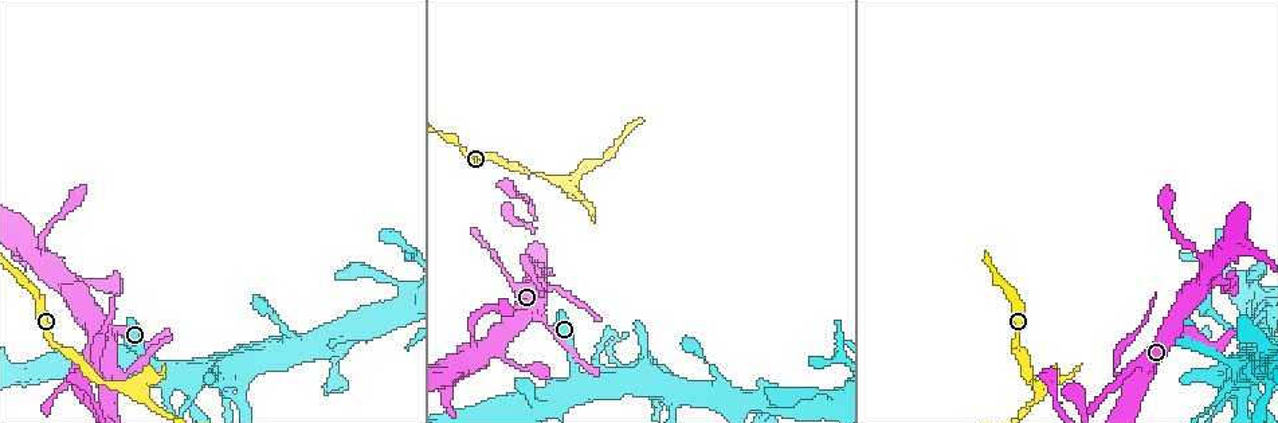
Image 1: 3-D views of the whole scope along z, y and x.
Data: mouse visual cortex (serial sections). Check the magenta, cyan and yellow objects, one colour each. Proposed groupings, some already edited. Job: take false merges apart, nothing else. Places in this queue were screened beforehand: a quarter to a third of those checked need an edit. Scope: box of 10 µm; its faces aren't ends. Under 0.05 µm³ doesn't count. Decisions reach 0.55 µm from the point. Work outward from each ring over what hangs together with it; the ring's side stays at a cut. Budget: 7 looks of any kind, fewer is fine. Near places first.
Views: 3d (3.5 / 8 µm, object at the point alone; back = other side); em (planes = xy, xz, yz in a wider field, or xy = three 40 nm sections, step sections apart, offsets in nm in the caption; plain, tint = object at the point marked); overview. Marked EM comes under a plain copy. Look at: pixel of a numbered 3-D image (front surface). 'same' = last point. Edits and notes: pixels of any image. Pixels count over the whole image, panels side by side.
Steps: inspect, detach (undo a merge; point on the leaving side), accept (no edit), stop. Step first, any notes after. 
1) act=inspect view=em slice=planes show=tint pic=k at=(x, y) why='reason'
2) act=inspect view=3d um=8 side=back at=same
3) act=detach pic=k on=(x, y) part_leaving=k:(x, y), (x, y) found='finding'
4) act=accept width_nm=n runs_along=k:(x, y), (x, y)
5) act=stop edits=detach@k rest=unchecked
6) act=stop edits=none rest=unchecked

act=inspect view=3d um=3.5 side=back pic=1 at=(1210, 263) why='branch point'

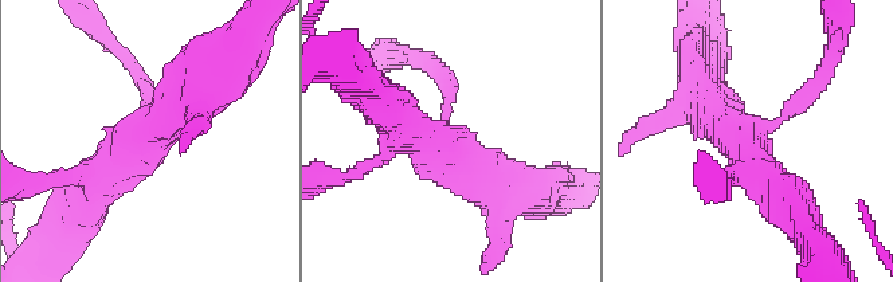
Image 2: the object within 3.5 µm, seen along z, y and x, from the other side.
act=inspect view=em slice=xy step=2 show=tint pic=2 at=(139, 139) arms=3 arm_widths_nm=150,500,500 why='now the EM'

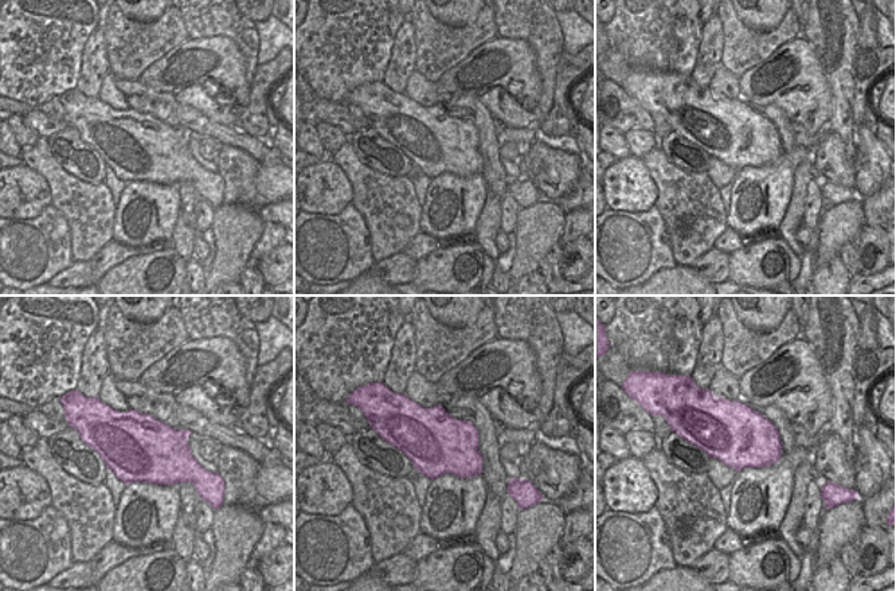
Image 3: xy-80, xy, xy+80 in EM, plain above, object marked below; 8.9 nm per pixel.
act=accept found='continuous, no second cell'

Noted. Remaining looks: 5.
act=inspect view=3d um=3.5 side=back pic=1 at=(101, 375) why='sharp bend'

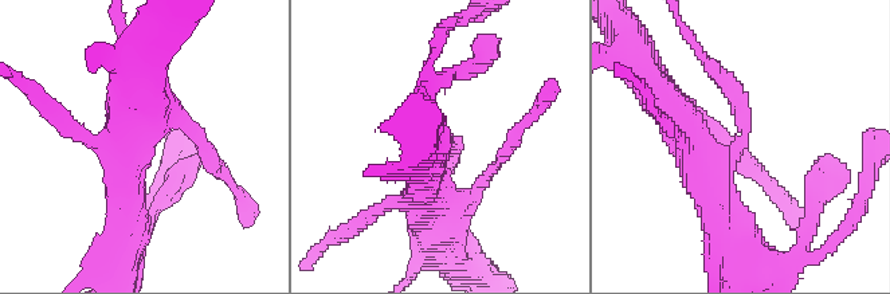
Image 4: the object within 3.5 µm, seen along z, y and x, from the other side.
act=inspect view=em slice=xy step=5 show=tint pic=4 at=(733, 149)

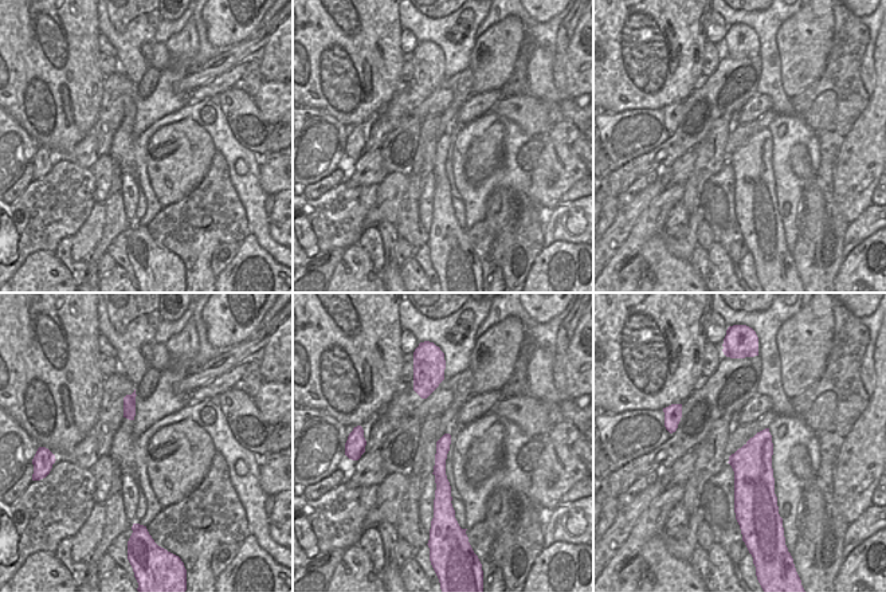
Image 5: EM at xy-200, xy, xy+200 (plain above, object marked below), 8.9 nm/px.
act=detach pic=4 on=(712, 69) width_nm=120 part_leaving=4:(738, 102), (697, 50), (687, 28) found='two cells meet here'

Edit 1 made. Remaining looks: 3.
act=inspect view=overview

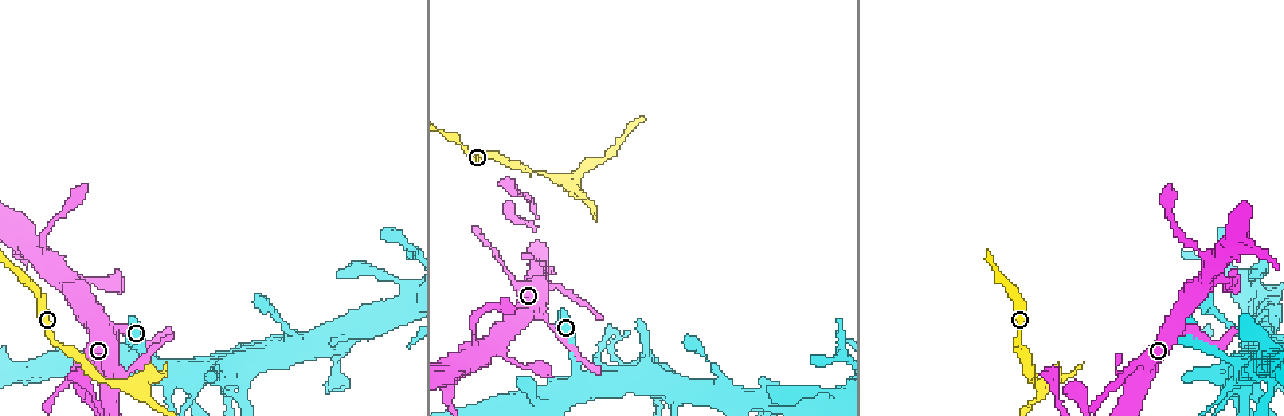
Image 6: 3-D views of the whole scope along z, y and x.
act=inspect view=3d um=3.5 pic=6 at=(567, 182) why='narrows sharply'

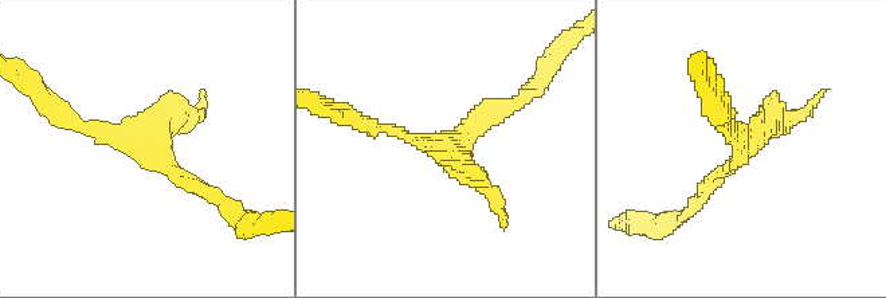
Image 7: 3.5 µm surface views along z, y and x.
act=inspect view=em slice=xy step=5 show=tint pic=7 at=(441, 145)

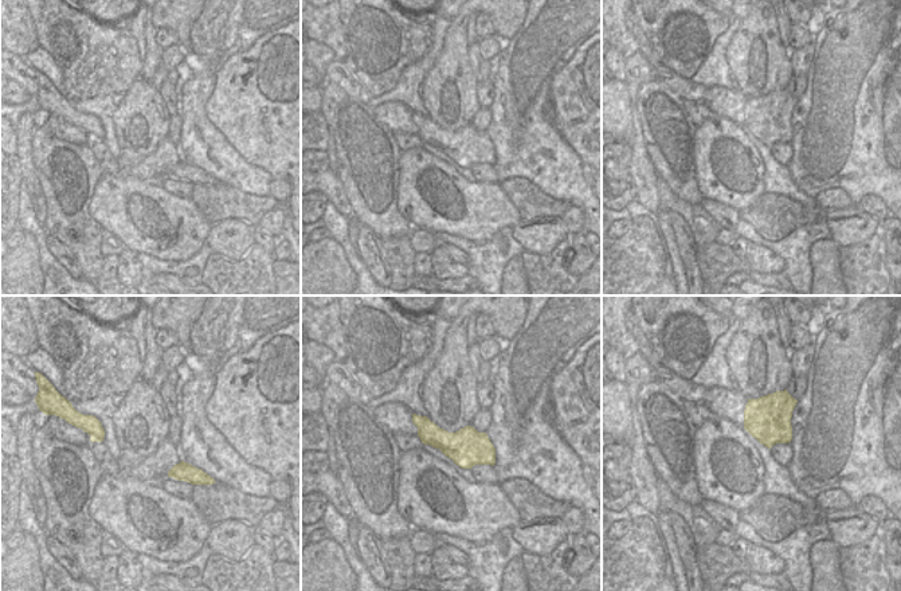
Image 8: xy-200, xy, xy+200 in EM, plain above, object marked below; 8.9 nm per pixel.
act=accept width_nm=340 runs_along=7:(363, 124), (442, 145), (496, 200) found='all the same cell'

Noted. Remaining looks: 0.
act=stop edits=detach@4 rest=unchecked

